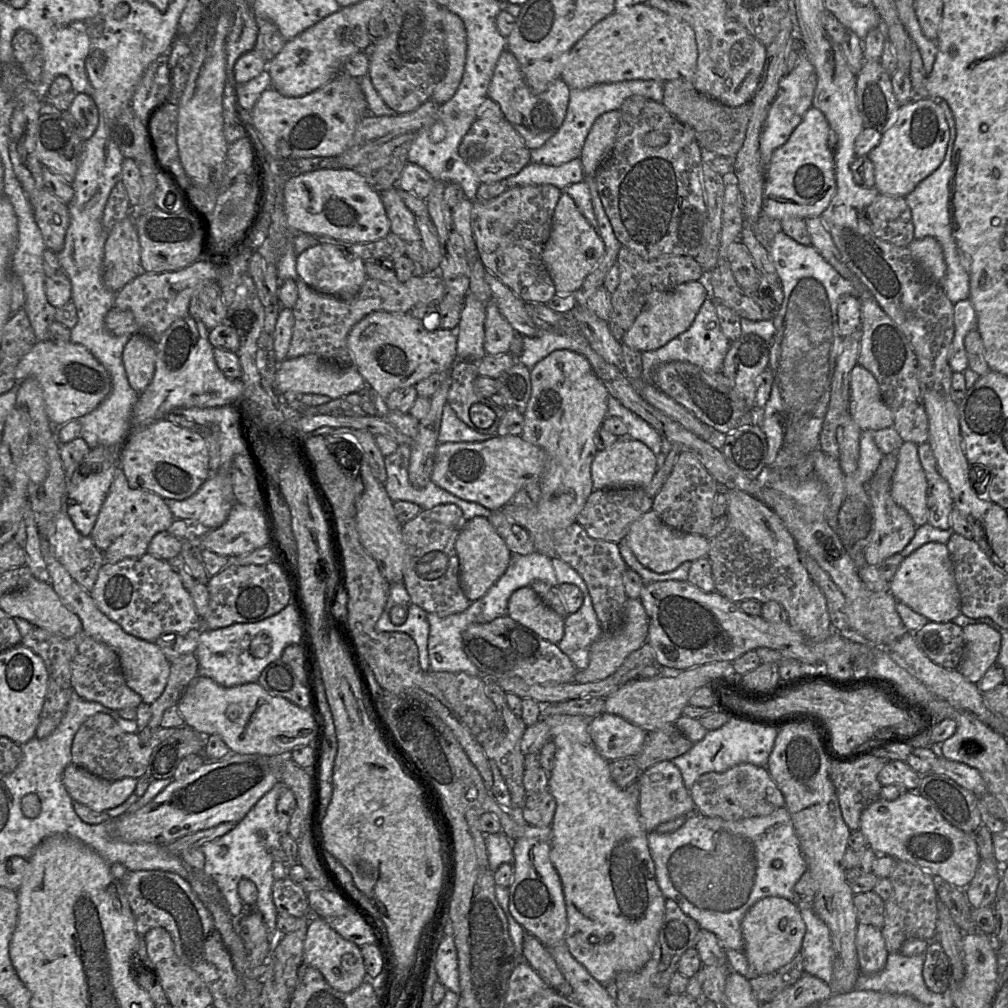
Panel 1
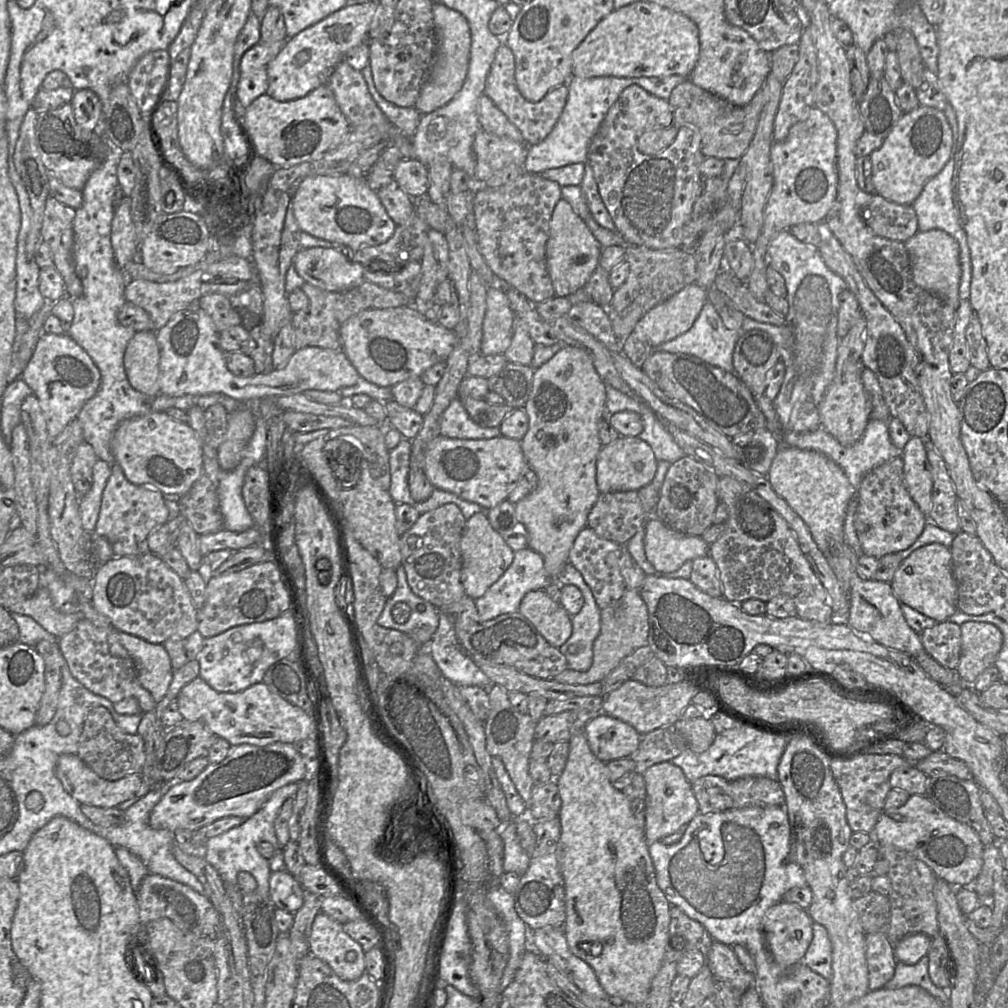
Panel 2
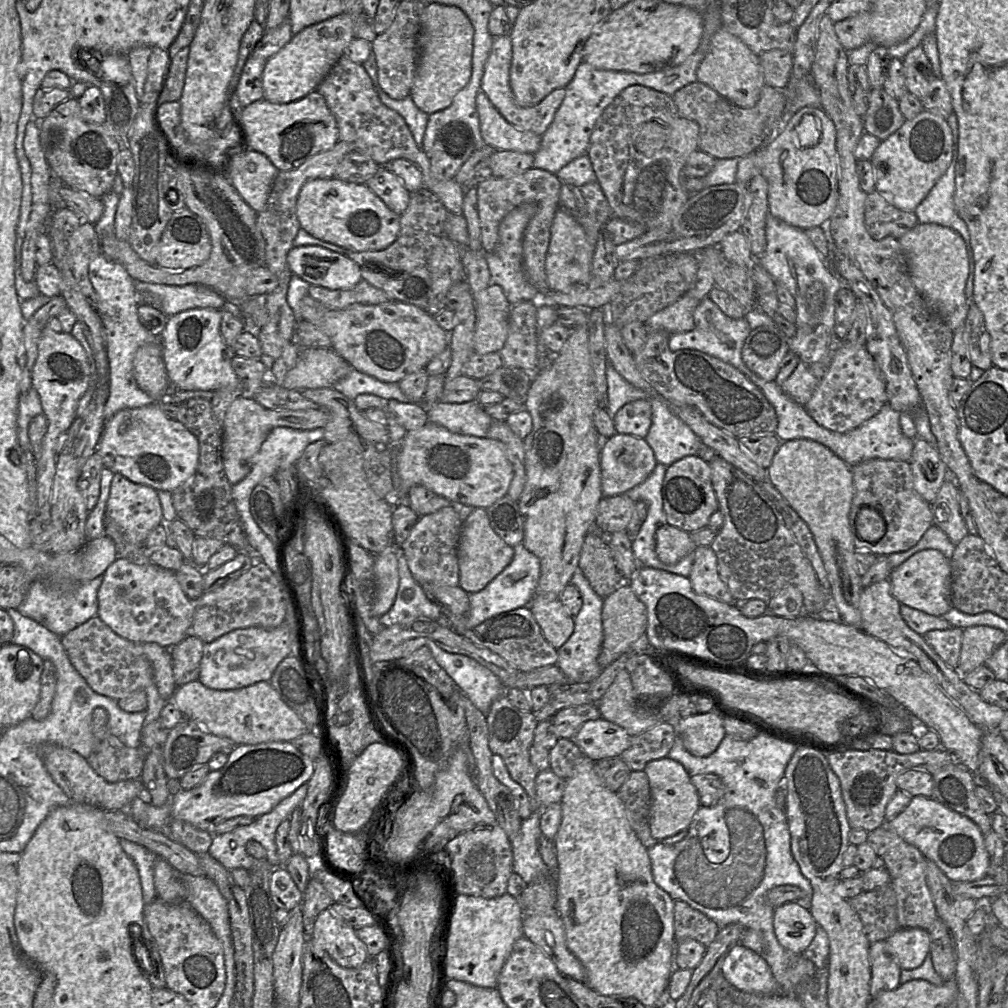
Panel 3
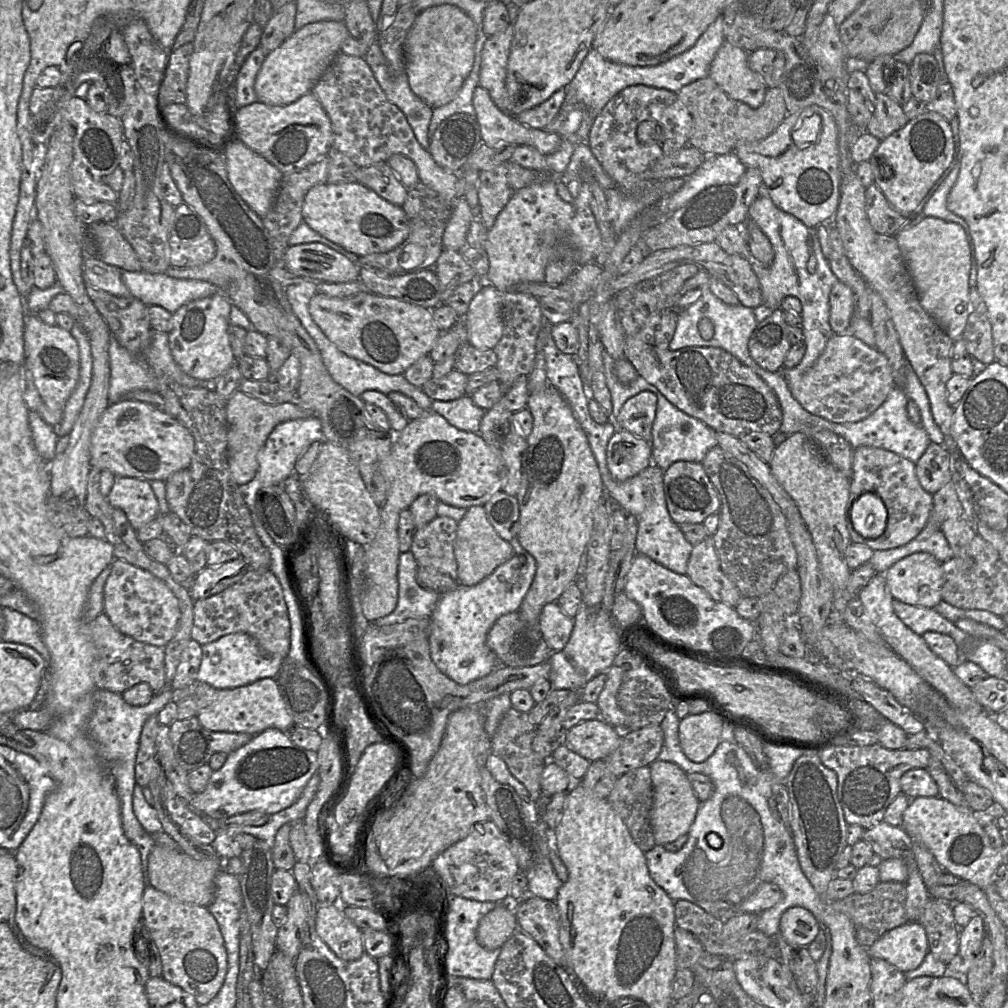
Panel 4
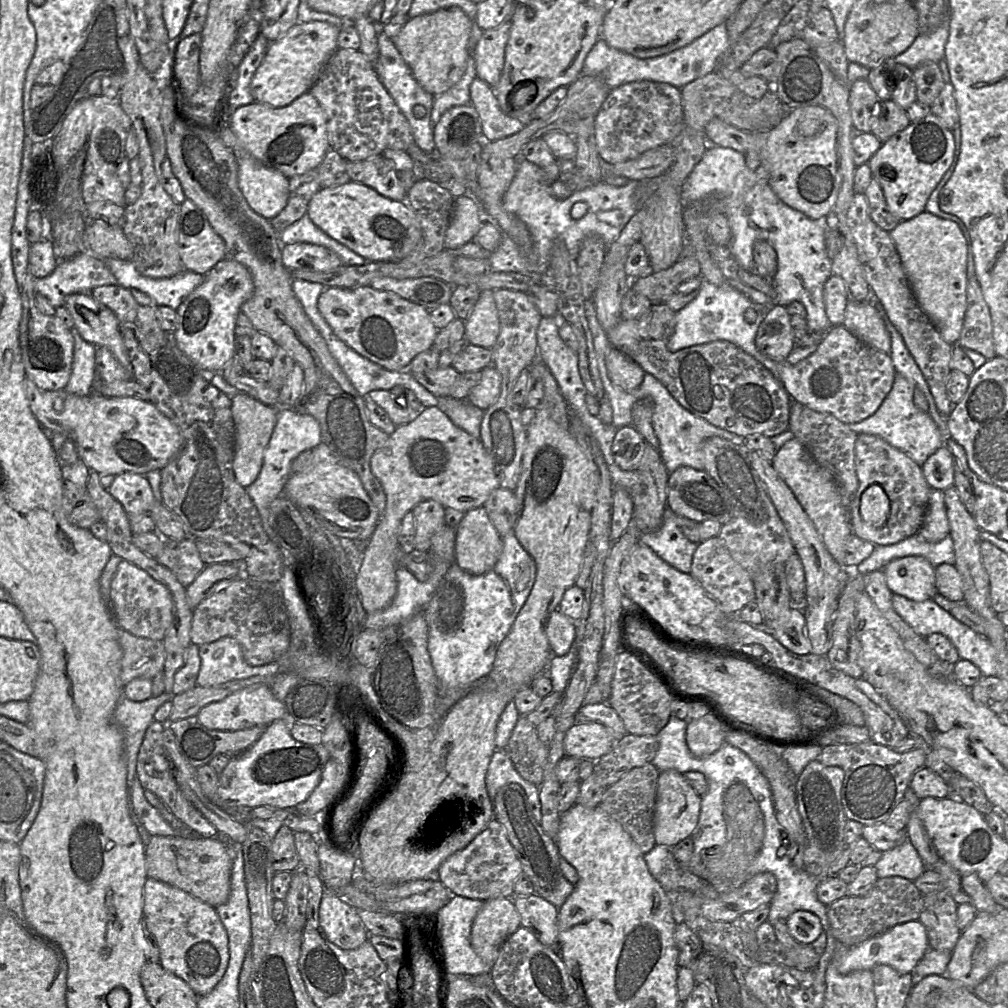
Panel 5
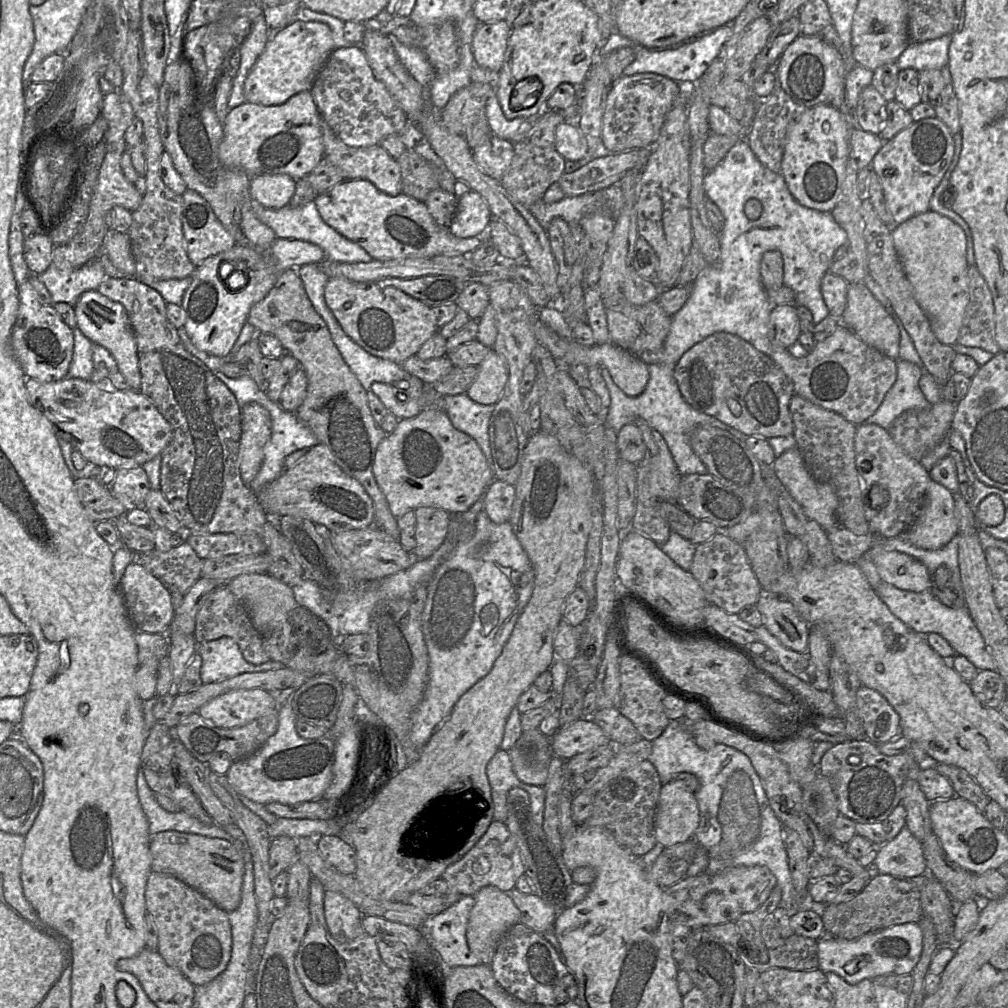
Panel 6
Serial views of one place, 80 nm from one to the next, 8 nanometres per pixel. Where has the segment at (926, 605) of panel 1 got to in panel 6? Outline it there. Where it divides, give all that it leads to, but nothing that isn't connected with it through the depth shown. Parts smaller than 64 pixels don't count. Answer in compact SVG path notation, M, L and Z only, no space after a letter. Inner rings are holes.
M898 551L878 554L873 563L881 580L901 590L921 592L931 589L933 575L916 558Z

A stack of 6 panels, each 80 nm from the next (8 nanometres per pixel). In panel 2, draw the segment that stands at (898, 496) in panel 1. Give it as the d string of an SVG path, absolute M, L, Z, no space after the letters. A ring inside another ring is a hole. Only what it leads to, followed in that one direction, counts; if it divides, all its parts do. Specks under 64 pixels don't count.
M912 436L901 451L903 476L907 491L928 517L931 510L933 480L927 459L925 440Z

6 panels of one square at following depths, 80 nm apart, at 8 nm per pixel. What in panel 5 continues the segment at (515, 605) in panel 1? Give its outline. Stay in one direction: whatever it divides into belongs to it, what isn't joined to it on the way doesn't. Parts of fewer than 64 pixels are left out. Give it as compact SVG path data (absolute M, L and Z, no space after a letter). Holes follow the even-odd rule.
M557 609L550 614L545 632L552 654L564 656L575 641L576 623Z

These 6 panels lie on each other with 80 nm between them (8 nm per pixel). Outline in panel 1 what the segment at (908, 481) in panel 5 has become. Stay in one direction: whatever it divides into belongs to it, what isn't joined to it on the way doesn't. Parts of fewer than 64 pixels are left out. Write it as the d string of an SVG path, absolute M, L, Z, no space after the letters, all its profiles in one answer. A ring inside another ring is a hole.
M869 492L872 512L872 528L867 536L864 557L868 565L879 566L886 558L900 553L912 540L917 526L908 512L892 498L891 492Z

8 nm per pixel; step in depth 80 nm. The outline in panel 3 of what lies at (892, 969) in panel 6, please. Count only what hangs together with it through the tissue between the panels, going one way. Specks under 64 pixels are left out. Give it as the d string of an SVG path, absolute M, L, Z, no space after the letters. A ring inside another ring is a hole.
M899 928L885 941L888 953L901 969L919 967L930 950L930 936L923 928Z

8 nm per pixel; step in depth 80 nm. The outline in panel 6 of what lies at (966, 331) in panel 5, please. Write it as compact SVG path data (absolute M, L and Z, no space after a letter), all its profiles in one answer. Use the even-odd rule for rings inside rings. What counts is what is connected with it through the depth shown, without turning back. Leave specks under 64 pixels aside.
M976 267L968 268L969 301L957 344L978 347L994 355L1000 352L995 337L995 307L991 290Z

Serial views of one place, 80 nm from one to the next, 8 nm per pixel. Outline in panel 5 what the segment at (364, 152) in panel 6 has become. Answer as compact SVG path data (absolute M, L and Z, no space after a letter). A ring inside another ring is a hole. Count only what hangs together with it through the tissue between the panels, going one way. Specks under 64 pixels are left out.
M383 154L362 161L347 161L346 169L351 181L366 185L390 200L406 201L407 190L398 171Z

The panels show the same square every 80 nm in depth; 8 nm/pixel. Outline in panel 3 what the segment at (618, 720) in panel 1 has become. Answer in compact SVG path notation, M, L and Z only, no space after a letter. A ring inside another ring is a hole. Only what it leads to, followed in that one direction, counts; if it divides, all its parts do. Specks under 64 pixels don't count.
M604 718L585 722L573 740L594 762L619 757L631 745L628 732Z

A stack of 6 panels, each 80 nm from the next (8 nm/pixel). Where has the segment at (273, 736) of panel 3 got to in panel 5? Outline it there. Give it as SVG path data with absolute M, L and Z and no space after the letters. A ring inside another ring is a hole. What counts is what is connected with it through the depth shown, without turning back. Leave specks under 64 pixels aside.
M255 685L237 690L224 699L211 702L197 714L199 722L206 728L219 731L237 731L254 726L268 726L278 719L286 719L287 708L278 700L268 685Z

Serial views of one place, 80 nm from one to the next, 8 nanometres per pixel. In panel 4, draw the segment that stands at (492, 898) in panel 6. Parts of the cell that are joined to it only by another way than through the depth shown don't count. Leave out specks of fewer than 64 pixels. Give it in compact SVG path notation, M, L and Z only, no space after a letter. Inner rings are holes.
M499 904L481 918L476 930L476 938L483 948L492 951L501 949L517 930L515 911L504 904Z

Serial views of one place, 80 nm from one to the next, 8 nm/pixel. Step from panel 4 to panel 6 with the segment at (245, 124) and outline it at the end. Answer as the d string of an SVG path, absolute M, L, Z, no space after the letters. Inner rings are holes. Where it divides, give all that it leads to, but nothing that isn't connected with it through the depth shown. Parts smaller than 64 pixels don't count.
M302 91L280 105L244 102L230 110L218 156L226 167L242 170L250 177L286 174L299 180L308 176L324 157L321 115L310 91Z

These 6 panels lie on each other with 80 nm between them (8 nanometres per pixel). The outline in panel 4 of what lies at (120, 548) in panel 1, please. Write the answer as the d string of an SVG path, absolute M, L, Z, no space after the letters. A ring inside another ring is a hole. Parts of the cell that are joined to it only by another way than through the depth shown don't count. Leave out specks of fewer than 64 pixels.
M115 476L107 498L112 506L123 510L135 531L160 514L150 482L144 479Z

